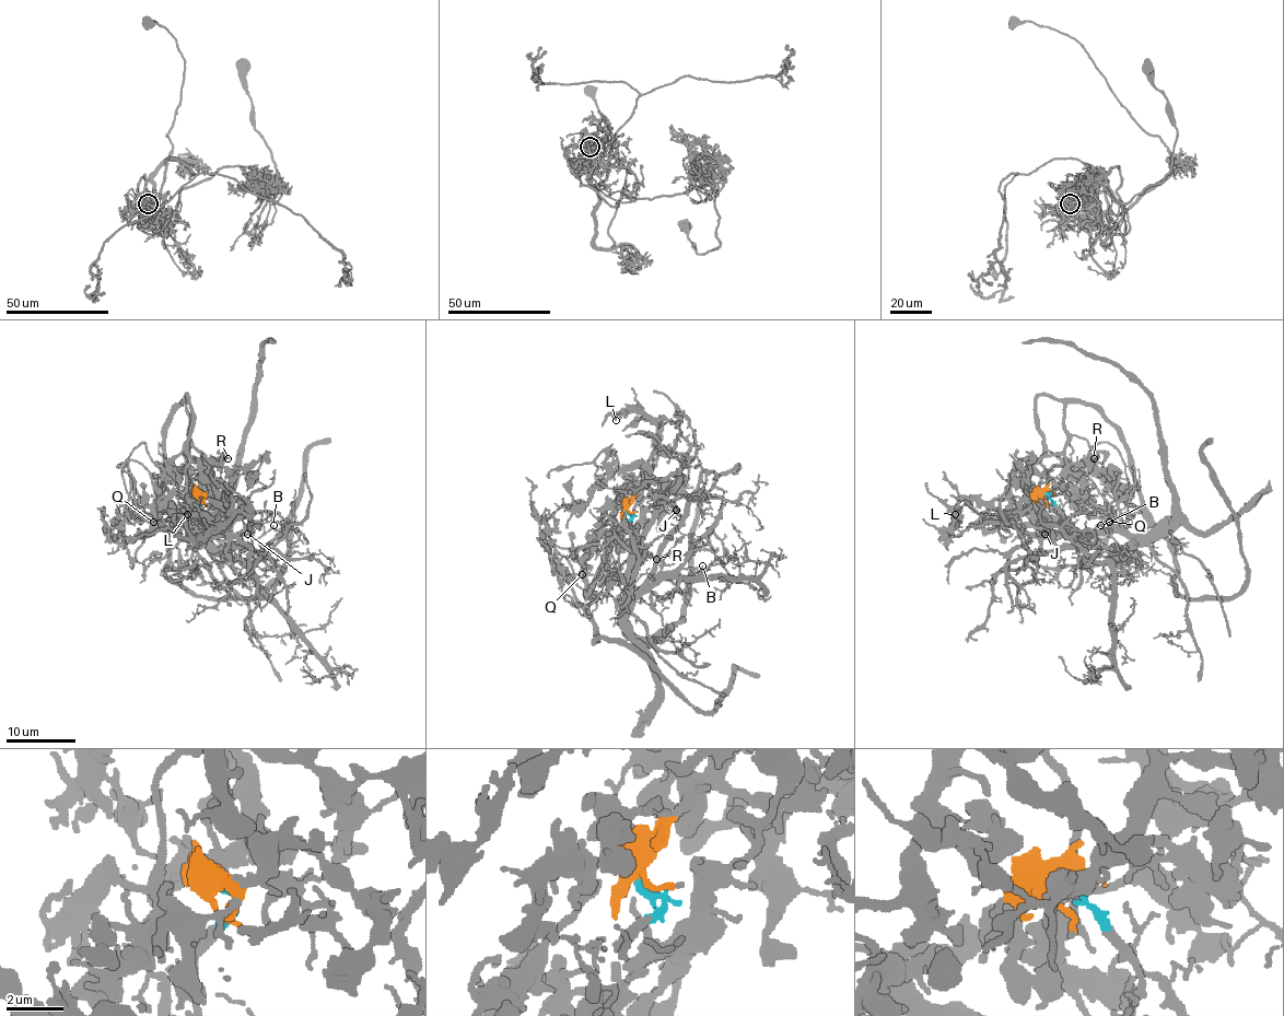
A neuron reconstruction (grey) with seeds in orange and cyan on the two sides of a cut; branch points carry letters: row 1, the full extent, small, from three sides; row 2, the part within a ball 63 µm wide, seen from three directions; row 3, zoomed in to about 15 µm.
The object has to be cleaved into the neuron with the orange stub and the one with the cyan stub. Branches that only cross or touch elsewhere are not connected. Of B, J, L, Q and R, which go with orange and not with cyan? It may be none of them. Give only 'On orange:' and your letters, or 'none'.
On orange: L, Q, R

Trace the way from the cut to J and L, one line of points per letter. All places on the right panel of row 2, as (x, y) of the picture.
J: (1047, 494), (1062, 515), (1064, 532), (1069, 535), (1045, 533)
L: (1045, 494), (1032, 494), (1012, 483), (1003, 498), (959, 501), (946, 536), (955, 514)

